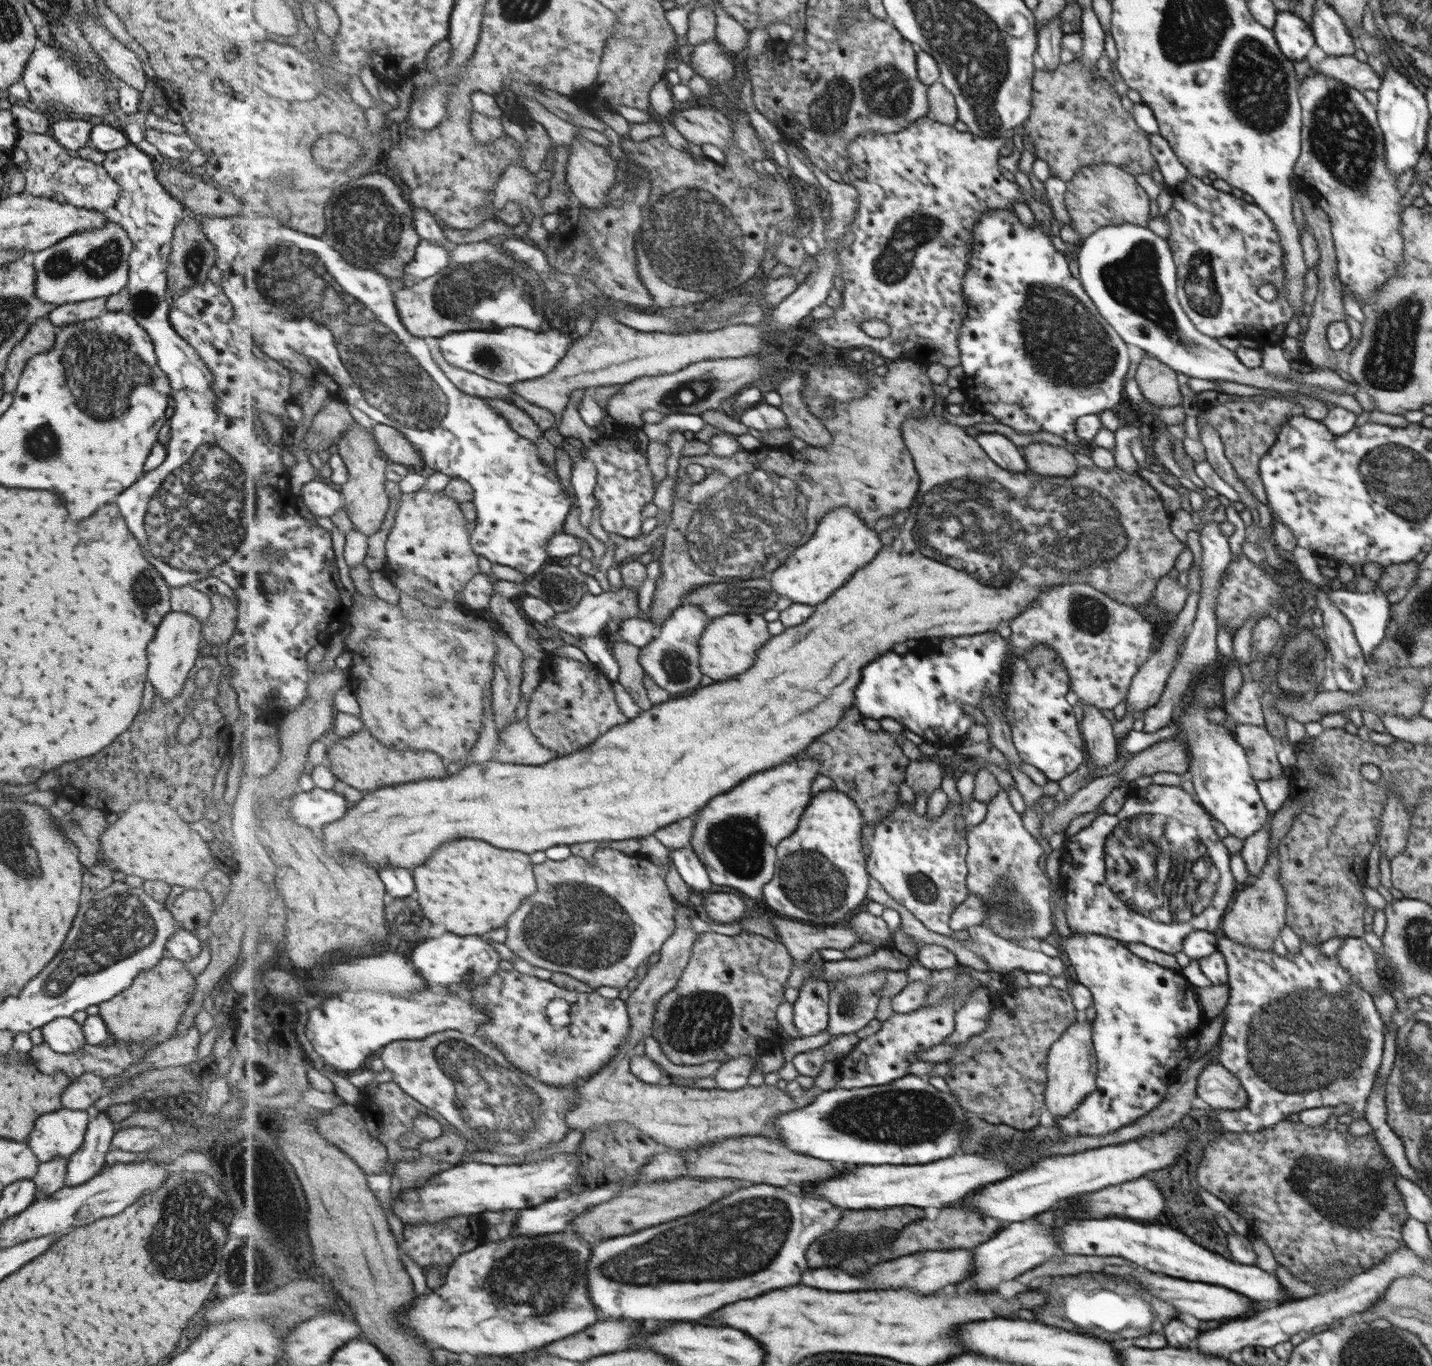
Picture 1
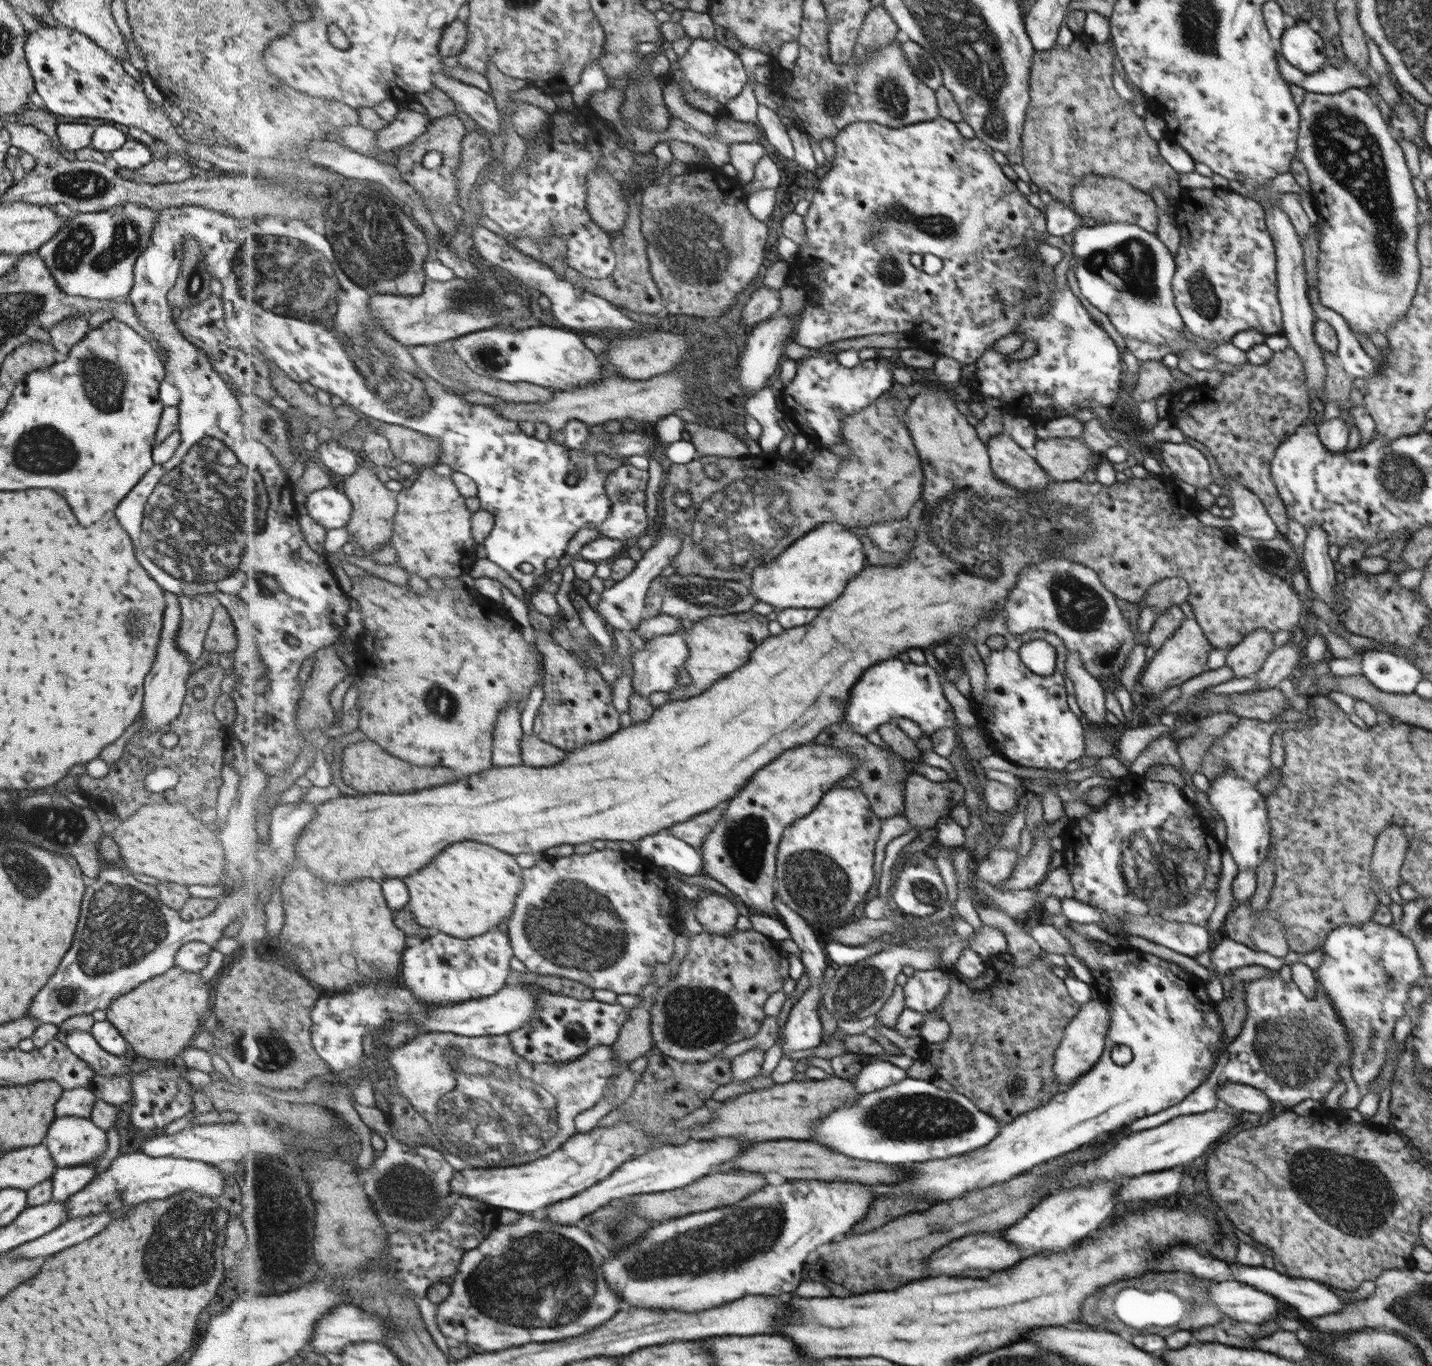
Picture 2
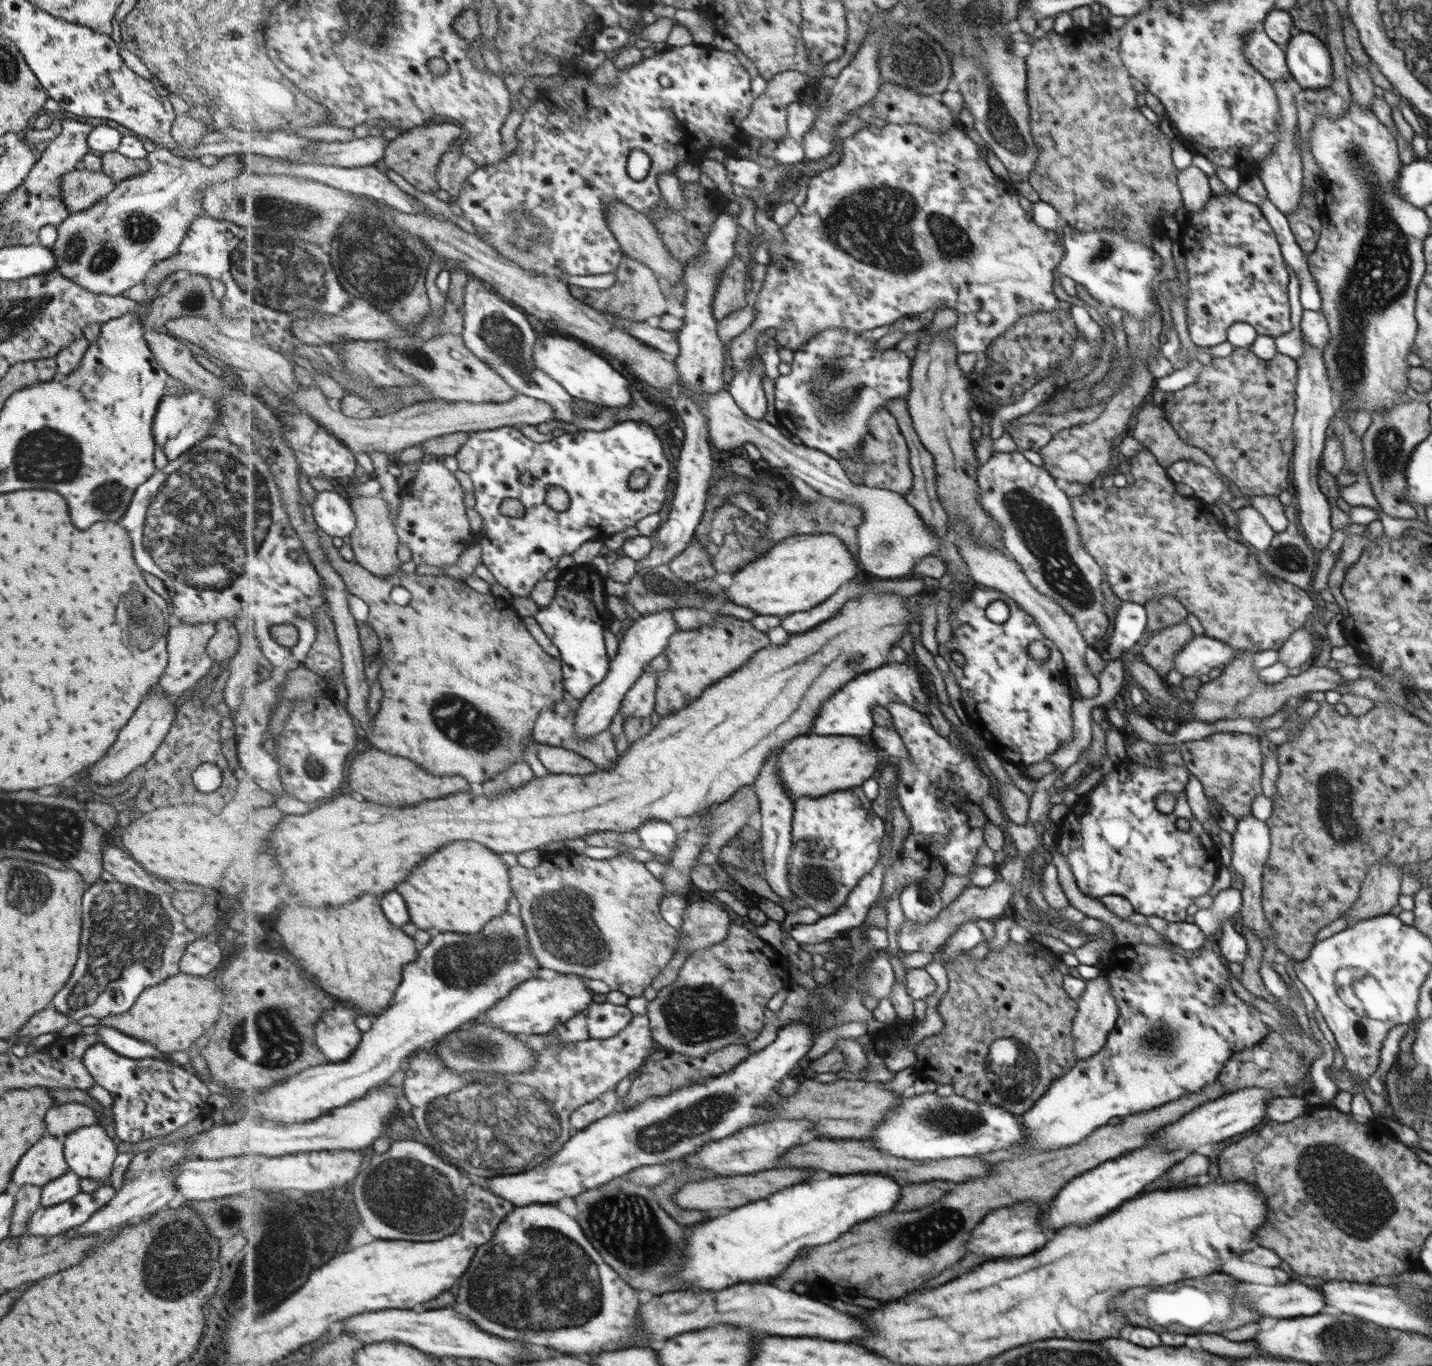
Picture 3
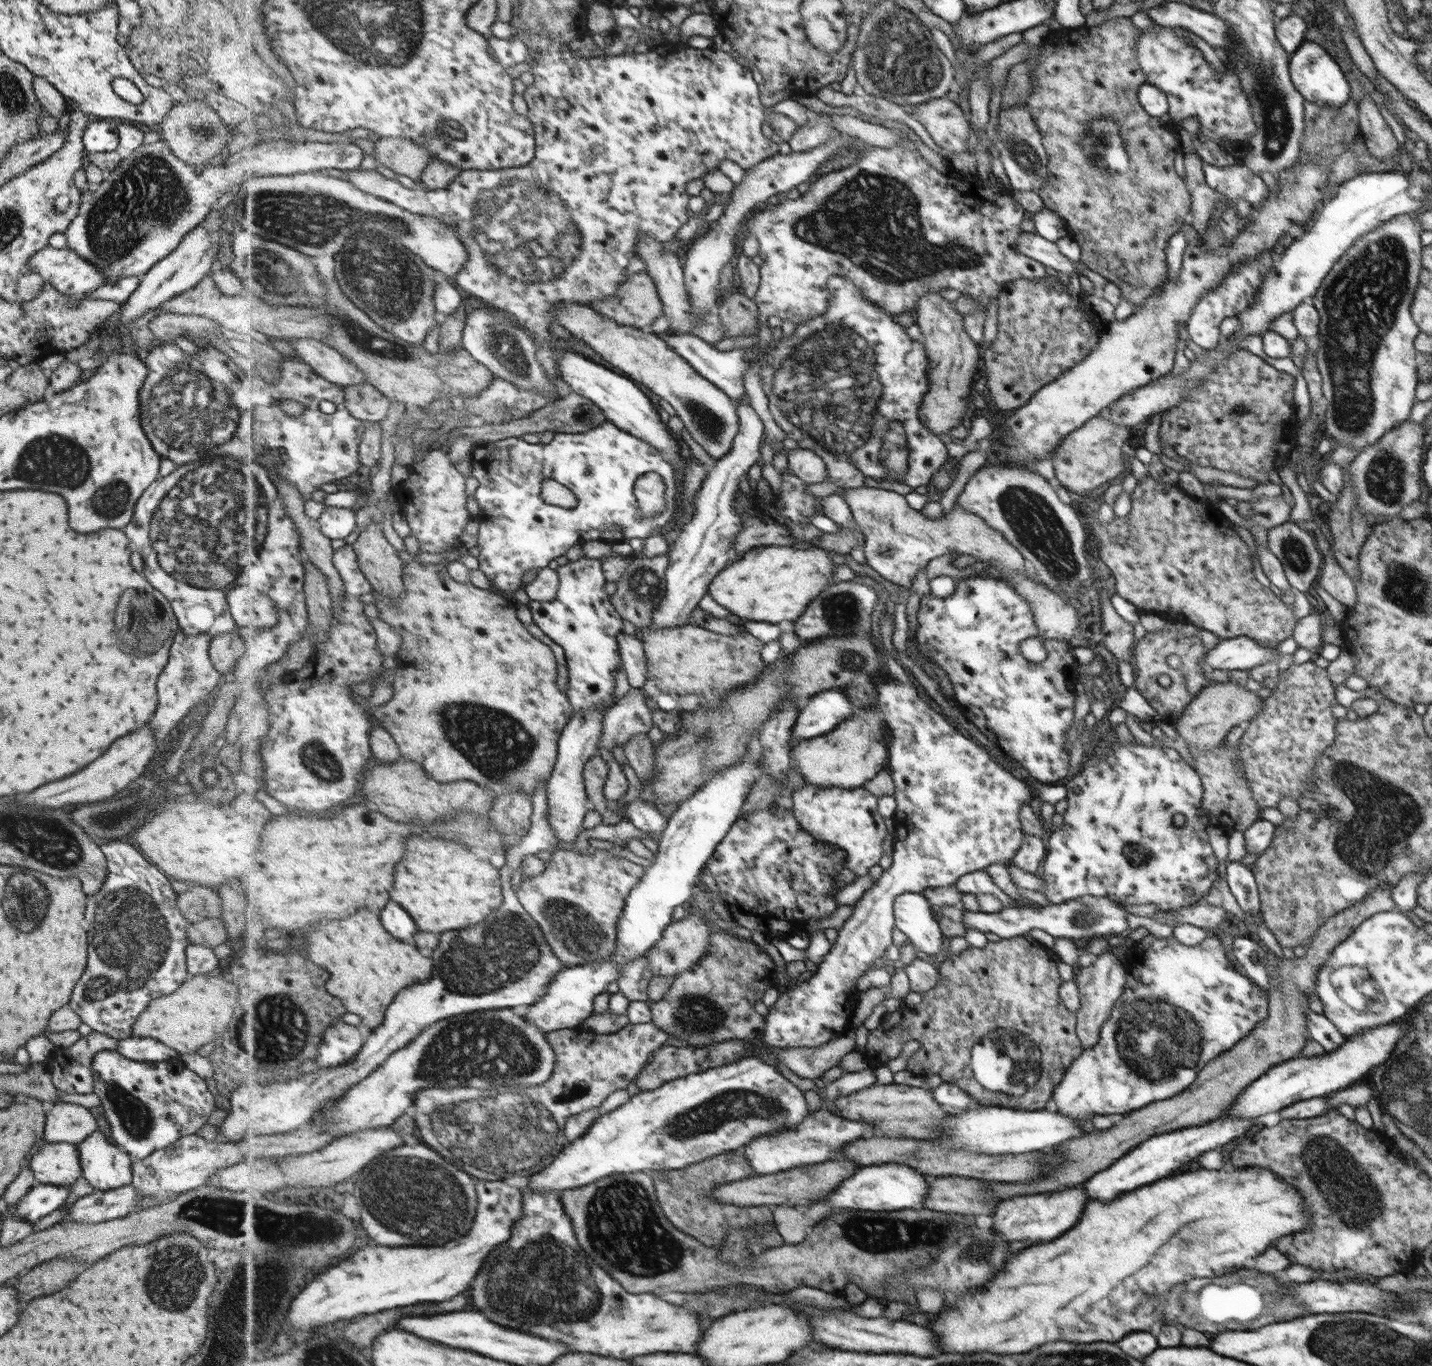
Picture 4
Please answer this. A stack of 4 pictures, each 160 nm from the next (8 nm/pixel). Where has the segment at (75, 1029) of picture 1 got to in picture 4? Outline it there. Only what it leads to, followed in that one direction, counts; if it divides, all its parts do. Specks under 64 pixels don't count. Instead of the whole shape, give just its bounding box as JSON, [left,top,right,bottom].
[92,1050,222,1160]

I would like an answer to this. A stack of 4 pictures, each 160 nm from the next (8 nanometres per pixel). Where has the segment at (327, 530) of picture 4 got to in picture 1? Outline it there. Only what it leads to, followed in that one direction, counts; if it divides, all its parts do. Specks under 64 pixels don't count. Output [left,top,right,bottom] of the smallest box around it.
[302,480,344,518]

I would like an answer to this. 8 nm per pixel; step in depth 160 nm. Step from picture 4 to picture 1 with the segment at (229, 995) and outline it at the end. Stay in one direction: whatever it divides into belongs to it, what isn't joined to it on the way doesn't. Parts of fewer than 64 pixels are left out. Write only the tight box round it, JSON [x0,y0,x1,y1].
[99,957,196,1046]

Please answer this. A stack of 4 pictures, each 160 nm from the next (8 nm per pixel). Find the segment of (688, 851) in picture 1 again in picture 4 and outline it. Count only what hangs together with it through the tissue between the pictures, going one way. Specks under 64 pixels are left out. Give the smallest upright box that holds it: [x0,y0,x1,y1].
[627,799,669,840]

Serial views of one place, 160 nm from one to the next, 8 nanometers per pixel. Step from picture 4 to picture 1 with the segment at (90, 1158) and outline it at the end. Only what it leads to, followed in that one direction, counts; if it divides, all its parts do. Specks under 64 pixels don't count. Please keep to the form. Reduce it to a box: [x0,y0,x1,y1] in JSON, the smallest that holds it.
[27,1107,92,1163]

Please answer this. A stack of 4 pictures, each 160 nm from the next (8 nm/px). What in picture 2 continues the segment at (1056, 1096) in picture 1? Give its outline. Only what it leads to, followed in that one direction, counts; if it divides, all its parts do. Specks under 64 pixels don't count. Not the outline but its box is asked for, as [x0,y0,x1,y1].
[1058,999,1110,1088]

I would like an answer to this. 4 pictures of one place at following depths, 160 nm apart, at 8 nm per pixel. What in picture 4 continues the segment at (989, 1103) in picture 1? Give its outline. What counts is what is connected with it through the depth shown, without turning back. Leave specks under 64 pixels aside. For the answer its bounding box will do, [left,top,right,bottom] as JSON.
[864,935,1083,1110]

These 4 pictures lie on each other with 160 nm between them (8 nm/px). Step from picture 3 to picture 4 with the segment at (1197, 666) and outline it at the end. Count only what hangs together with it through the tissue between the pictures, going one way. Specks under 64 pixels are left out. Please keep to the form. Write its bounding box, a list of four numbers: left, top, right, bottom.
[1203,637,1277,670]

